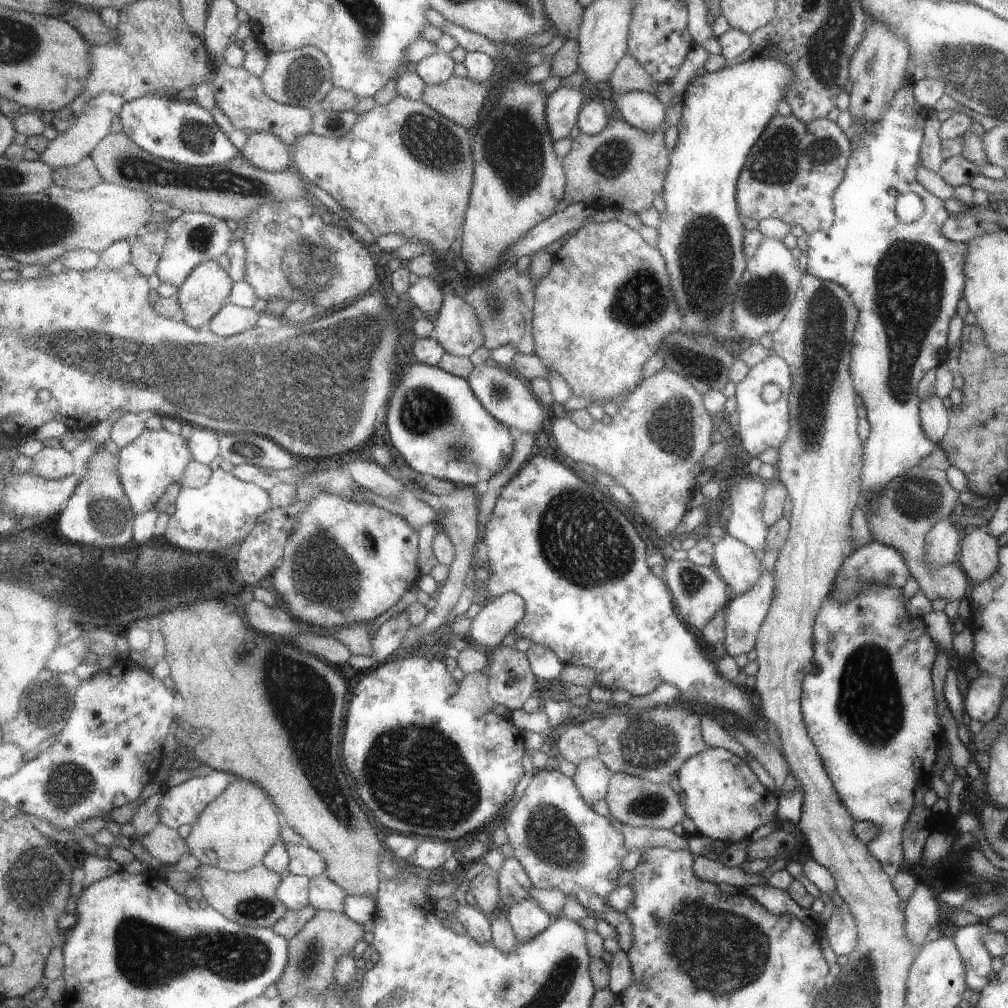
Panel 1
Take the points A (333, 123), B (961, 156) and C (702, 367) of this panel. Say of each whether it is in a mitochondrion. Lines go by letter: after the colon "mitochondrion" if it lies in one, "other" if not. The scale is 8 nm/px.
A: mitochondrion
B: other
C: mitochondrion

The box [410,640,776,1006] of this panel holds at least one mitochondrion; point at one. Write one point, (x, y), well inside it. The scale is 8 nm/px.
(717, 953)

